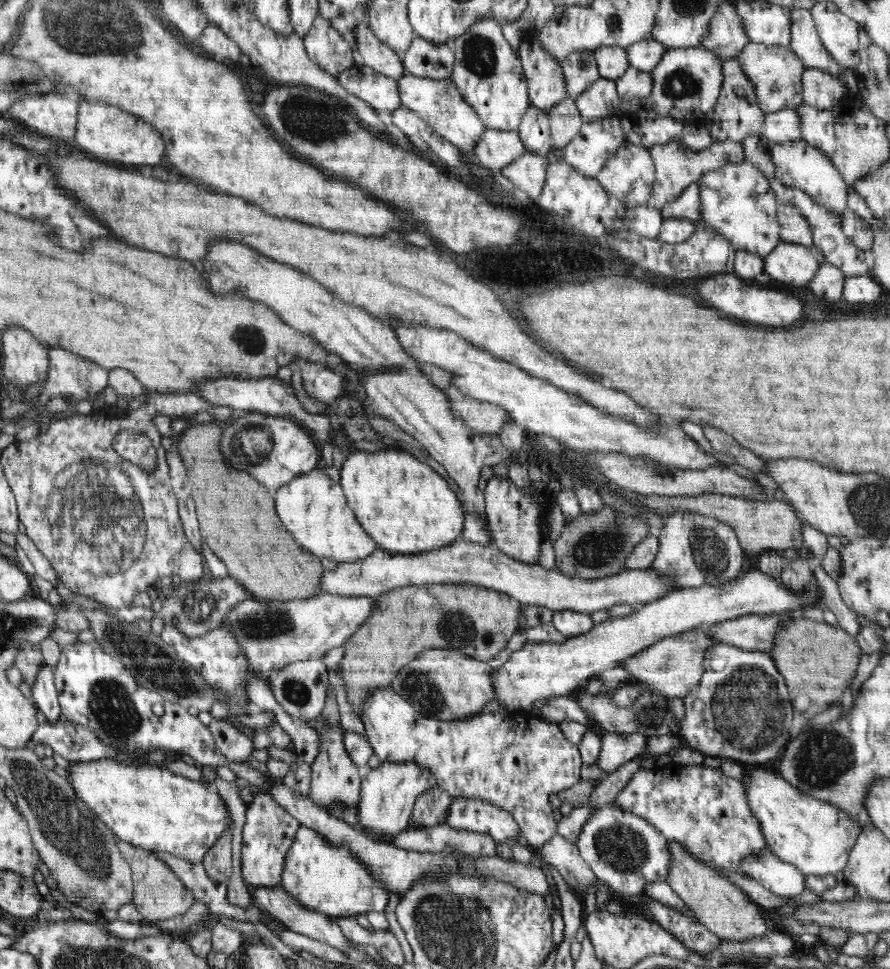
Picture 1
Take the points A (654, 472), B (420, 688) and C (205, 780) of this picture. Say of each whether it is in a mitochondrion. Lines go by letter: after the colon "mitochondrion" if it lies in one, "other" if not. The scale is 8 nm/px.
A: mitochondrion
B: mitochondrion
C: other

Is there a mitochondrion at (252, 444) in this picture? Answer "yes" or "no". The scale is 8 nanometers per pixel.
yes

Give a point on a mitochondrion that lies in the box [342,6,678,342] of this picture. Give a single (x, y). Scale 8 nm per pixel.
(479, 54)

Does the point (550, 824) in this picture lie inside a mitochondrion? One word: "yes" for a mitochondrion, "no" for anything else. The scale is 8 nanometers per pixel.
no

